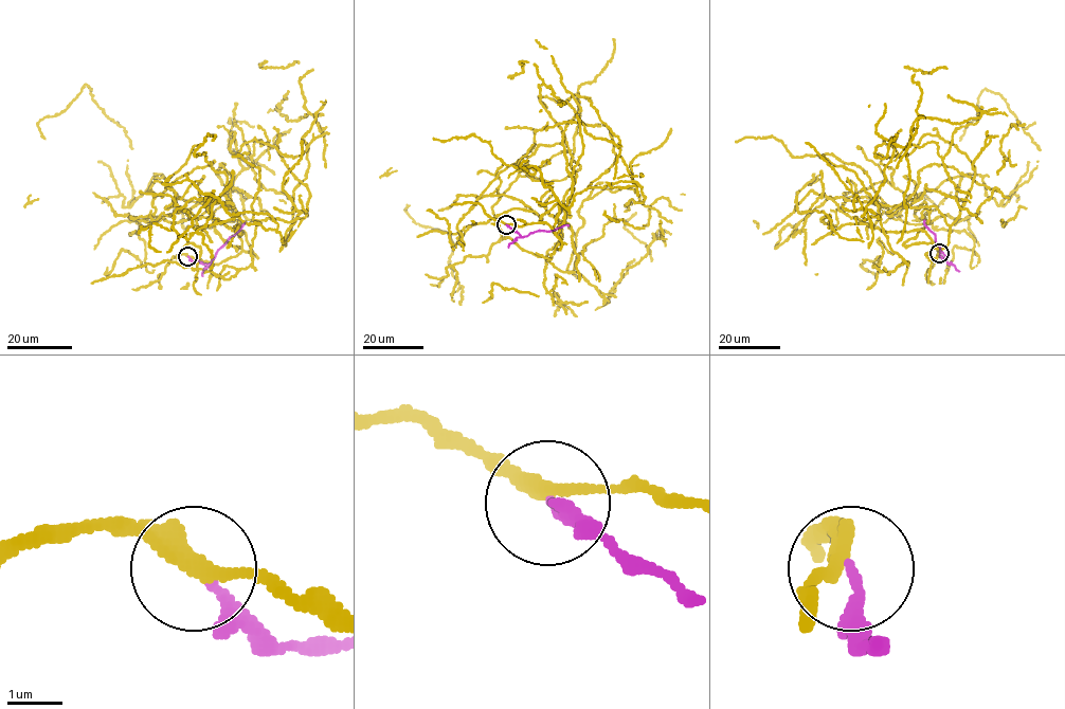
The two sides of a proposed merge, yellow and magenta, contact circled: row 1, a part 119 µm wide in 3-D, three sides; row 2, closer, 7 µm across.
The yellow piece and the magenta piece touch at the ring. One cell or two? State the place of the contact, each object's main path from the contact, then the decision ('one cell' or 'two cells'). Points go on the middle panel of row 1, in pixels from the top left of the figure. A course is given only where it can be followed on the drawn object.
place (506, 224); course yellow (506, 224), (559, 250), (492, 208), (566, 122), (641, 186), (565, 207), (535, 166), (433, 138); course magenta (506, 224), (521, 237), (569, 225); two cells

